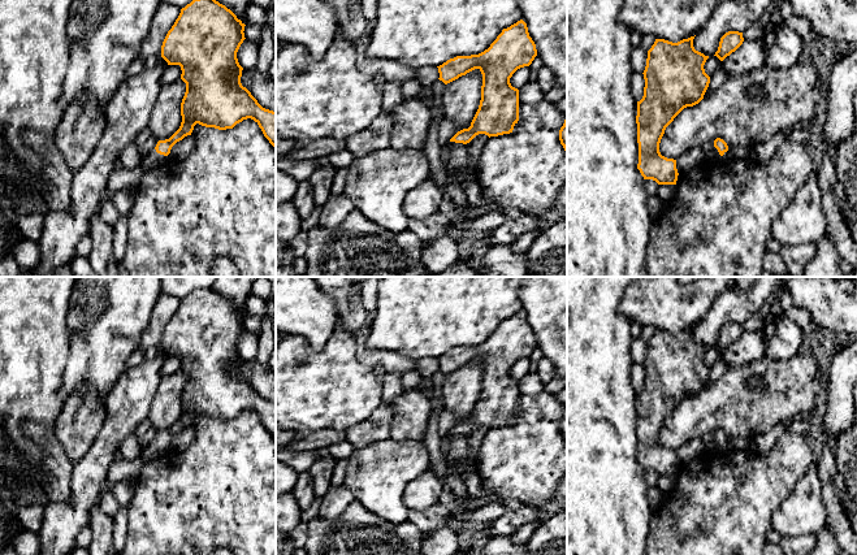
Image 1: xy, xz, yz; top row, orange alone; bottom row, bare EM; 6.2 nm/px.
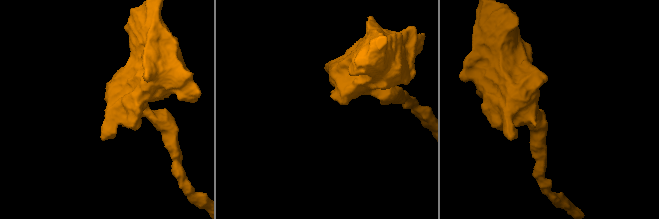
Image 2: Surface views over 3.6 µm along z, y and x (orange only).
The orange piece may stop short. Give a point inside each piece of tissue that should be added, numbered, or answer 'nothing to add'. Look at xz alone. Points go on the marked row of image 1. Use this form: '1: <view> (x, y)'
nothing to add

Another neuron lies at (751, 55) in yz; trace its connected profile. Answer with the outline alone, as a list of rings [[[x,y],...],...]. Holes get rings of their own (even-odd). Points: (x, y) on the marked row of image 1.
[[[744,40],[743,44],[722,61],[728,78],[750,73],[765,66],[766,45],[761,40]]]

